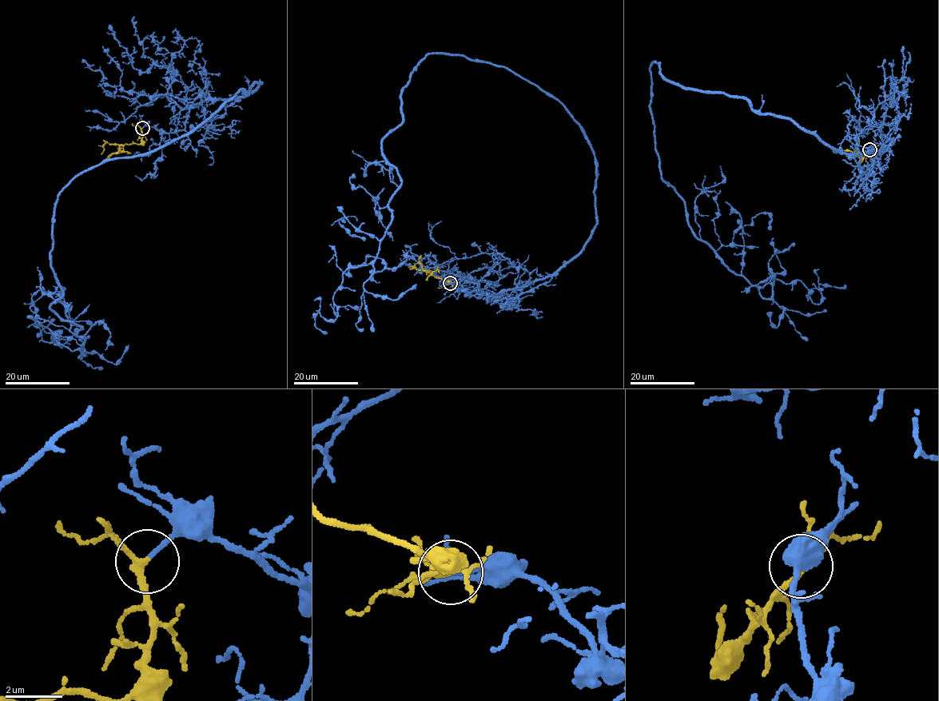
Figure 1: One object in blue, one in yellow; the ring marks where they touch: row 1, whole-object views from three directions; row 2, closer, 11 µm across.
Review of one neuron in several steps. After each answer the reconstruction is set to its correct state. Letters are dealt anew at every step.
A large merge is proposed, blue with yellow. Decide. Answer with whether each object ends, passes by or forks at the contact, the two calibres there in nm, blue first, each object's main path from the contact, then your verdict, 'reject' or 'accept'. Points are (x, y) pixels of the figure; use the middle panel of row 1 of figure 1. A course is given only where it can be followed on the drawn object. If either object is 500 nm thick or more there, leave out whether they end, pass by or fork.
blue ends there; yellow forks there; 150 nm thick on the blue side, 150 nm on the other; blue runs (450, 283), (556, 272), (597, 165), (560, 101), (431, 53), (327, 332); yellow runs (450, 284), (435, 277), (425, 269), (409, 268); accept

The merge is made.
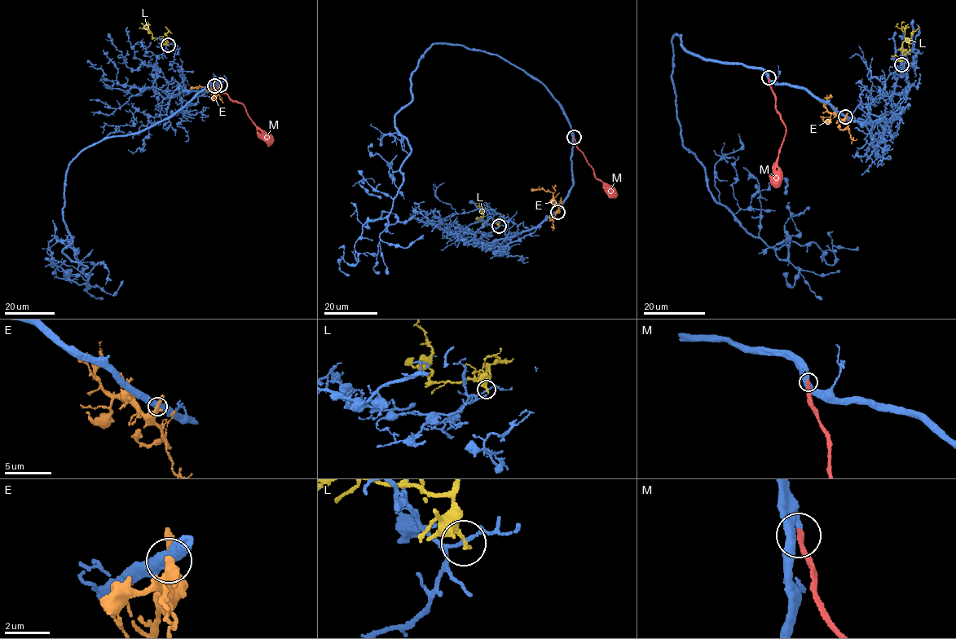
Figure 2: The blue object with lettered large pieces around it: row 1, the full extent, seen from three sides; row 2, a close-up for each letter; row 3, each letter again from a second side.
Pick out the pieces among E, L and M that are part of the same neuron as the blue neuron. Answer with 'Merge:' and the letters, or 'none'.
Merge: M

